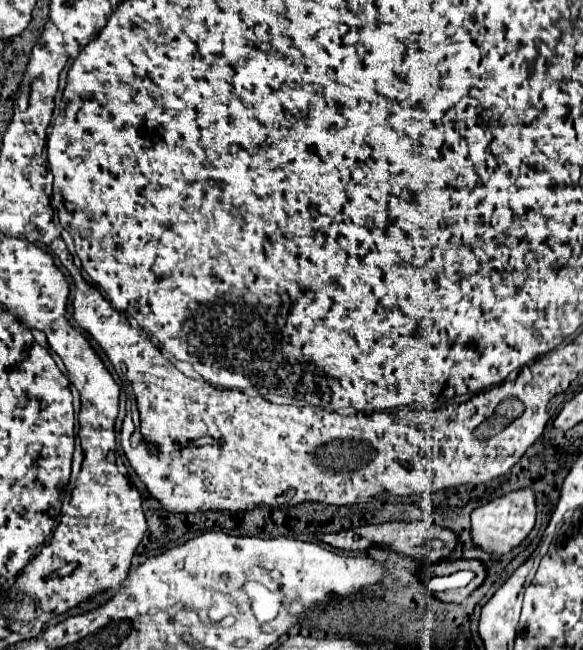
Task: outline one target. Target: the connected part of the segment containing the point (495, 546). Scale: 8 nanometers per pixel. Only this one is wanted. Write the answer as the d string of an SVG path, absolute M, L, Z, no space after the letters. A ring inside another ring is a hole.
M531 487L501 495L489 503L477 507L471 513L473 543L479 545L481 549L493 551L493 553L509 553L529 535L533 525L535 525L535 491Z

